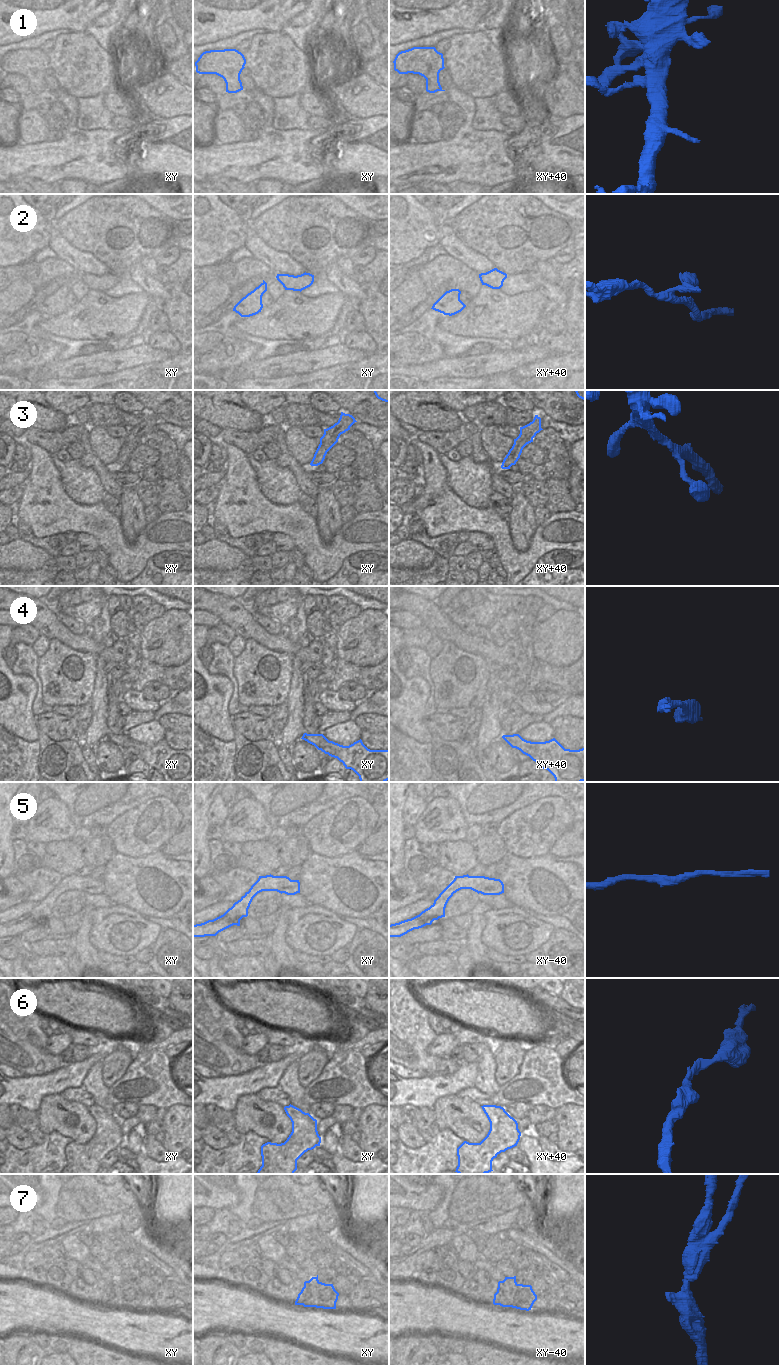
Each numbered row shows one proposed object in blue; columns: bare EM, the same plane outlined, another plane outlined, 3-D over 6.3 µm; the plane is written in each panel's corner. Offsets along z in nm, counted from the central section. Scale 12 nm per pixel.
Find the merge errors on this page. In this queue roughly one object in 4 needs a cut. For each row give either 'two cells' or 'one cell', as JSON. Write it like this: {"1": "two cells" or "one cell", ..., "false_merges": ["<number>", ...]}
{"1": "one cell", "2": "one cell", "3": "one cell", "4": "one cell", "5": "one cell", "6": "one cell", "7": "two cells", "false_merges": ["7"]}

